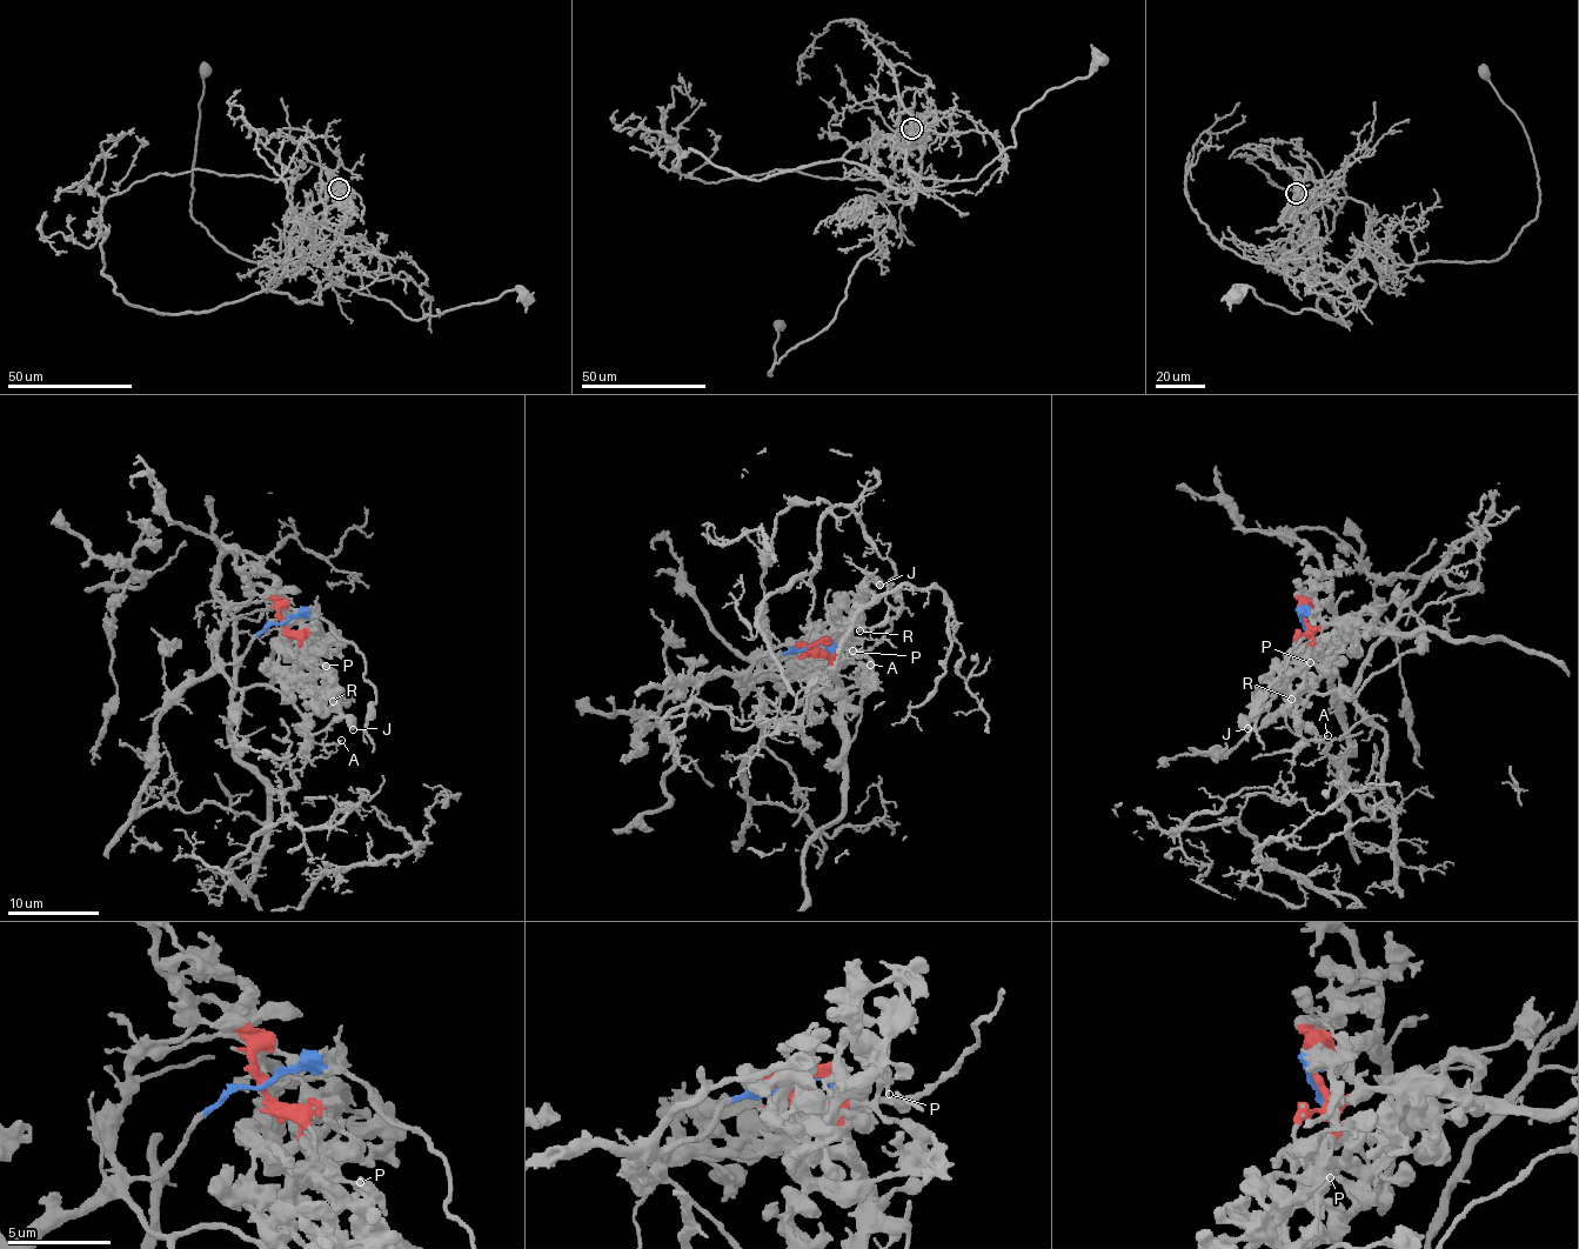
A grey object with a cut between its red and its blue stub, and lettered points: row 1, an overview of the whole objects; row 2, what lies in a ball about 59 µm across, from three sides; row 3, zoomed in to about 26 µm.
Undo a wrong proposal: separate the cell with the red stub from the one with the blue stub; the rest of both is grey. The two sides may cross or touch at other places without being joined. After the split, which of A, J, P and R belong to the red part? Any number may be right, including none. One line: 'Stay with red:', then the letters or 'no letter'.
Stay with red: J, P, R

